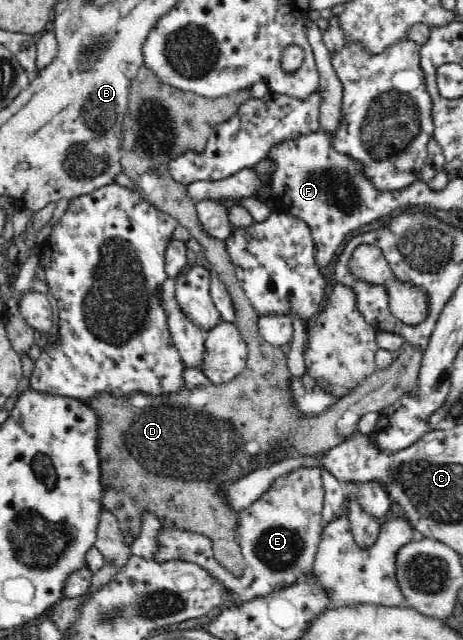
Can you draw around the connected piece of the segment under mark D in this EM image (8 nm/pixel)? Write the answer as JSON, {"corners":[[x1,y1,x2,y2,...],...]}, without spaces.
{"corners":[[193,199,191,205,183,213,185,217,175,217,179,225,185,227,191,237,201,245,206,259,213,265,213,272,227,286,228,294,233,300,236,311,234,323,242,337,248,344,248,361,245,369,231,381,213,384,209,383,194,388,183,388,176,394,168,396,154,396,137,392,132,396,113,396,101,394,87,403,97,415,100,415,100,441,98,454,100,459,102,504,109,510,124,535,124,542,131,545,141,533,141,515,148,509,152,511,165,528,190,531,209,537,215,559,235,576,243,575,245,559,242,556,240,541,238,540,238,519,240,511,236,511,226,502,222,493,222,484,238,480,245,474,261,468,267,468,289,457,315,456,326,453,332,447,345,442,345,438,358,433,359,420,366,413,379,413,387,406,393,405,403,396,418,394,418,379,422,363,422,355,417,348,403,345,397,353,393,365,385,369,377,369,372,376,365,378,350,394,339,398,325,411,317,414,301,414,290,393,291,374,287,370,287,348,275,347,267,344,258,333,258,319,260,315,253,309,247,299,244,289,236,276,235,266,231,263,226,250,226,243,209,235,201,222]]}

